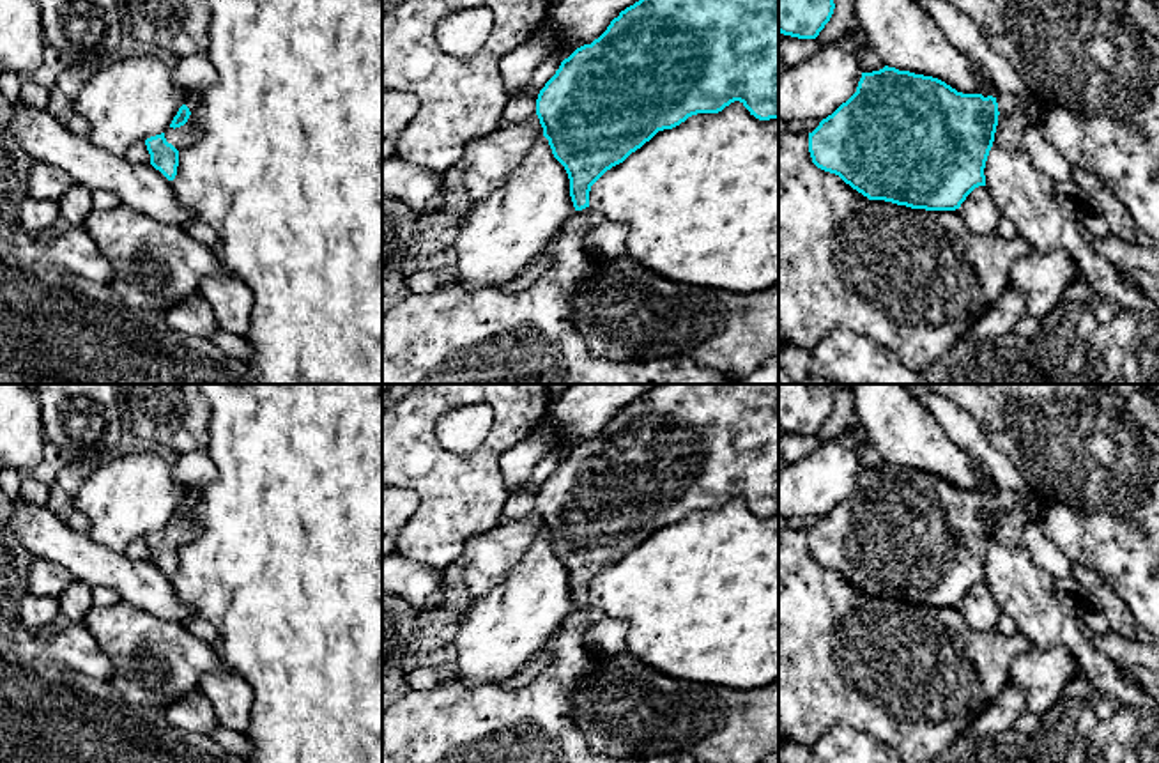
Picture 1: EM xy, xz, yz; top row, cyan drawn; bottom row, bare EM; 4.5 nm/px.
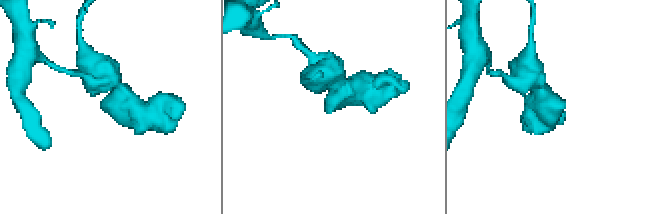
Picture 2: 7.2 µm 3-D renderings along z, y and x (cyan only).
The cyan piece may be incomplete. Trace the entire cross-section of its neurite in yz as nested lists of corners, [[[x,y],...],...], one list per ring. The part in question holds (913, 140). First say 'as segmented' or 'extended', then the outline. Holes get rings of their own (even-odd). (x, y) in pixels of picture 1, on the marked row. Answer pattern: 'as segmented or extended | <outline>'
extended | [[[885,66],[862,73],[856,92],[809,133],[809,152],[817,168],[839,175],[869,200],[925,211],[956,211],[975,188],[986,186],[984,168],[991,147],[996,143],[1007,150],[1021,149],[1030,122],[1026,101],[1016,94],[963,94],[938,78]]]

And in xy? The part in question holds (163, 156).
extended | [[[188,92],[184,104],[179,108],[170,127],[145,140],[150,154],[150,165],[168,181],[173,181],[179,166],[179,152],[191,147],[200,135],[193,112],[200,104],[200,96]]]

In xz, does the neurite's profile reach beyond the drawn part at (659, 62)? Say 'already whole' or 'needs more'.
needs more

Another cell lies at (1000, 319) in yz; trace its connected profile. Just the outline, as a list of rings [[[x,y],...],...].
[[[1007,287],[994,304],[963,335],[971,340],[991,340],[1010,333],[1016,322],[1026,315],[1025,296]]]

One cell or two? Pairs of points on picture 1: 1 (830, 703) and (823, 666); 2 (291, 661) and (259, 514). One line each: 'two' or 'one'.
1: one
2: one

